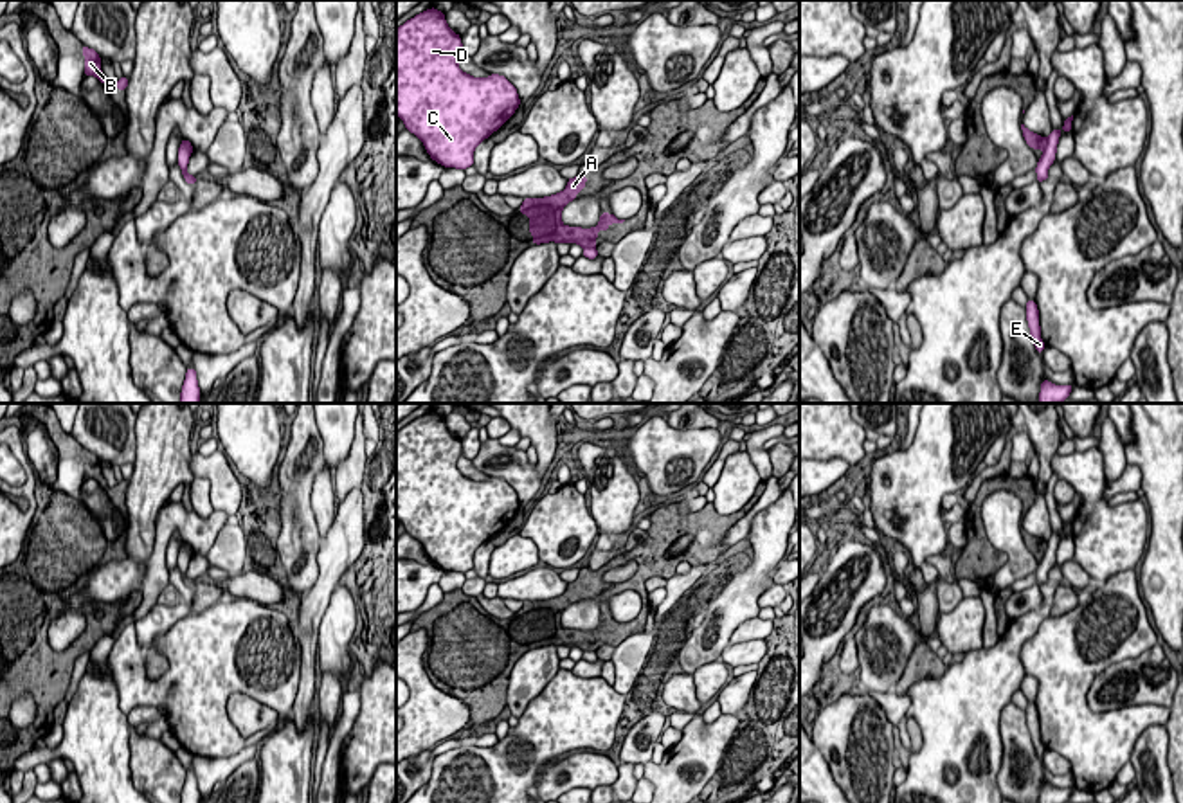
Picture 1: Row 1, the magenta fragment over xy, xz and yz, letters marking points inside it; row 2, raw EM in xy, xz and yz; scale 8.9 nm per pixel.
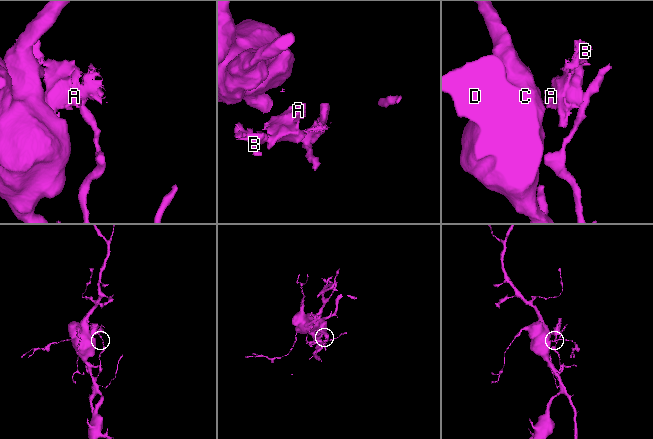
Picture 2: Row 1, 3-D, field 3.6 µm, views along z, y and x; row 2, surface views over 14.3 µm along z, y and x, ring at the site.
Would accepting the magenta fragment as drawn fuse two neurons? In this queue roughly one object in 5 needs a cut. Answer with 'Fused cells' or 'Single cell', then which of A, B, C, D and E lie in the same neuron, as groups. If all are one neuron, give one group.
Fused cells. Groups: A B / C D E

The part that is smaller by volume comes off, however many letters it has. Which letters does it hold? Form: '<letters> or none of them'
A, B

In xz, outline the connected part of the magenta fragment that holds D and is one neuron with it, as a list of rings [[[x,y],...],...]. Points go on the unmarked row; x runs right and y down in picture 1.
[[[436,411],[396,432],[396,519],[423,546],[432,564],[456,573],[472,571],[475,551],[520,510],[517,492],[504,479],[465,477],[457,468],[461,454],[461,439]]]

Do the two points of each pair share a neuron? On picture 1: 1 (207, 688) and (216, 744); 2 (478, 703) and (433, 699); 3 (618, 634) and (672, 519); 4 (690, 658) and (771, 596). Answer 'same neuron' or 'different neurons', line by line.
1: same neuron
2: different neurons
3: same neuron
4: different neurons

